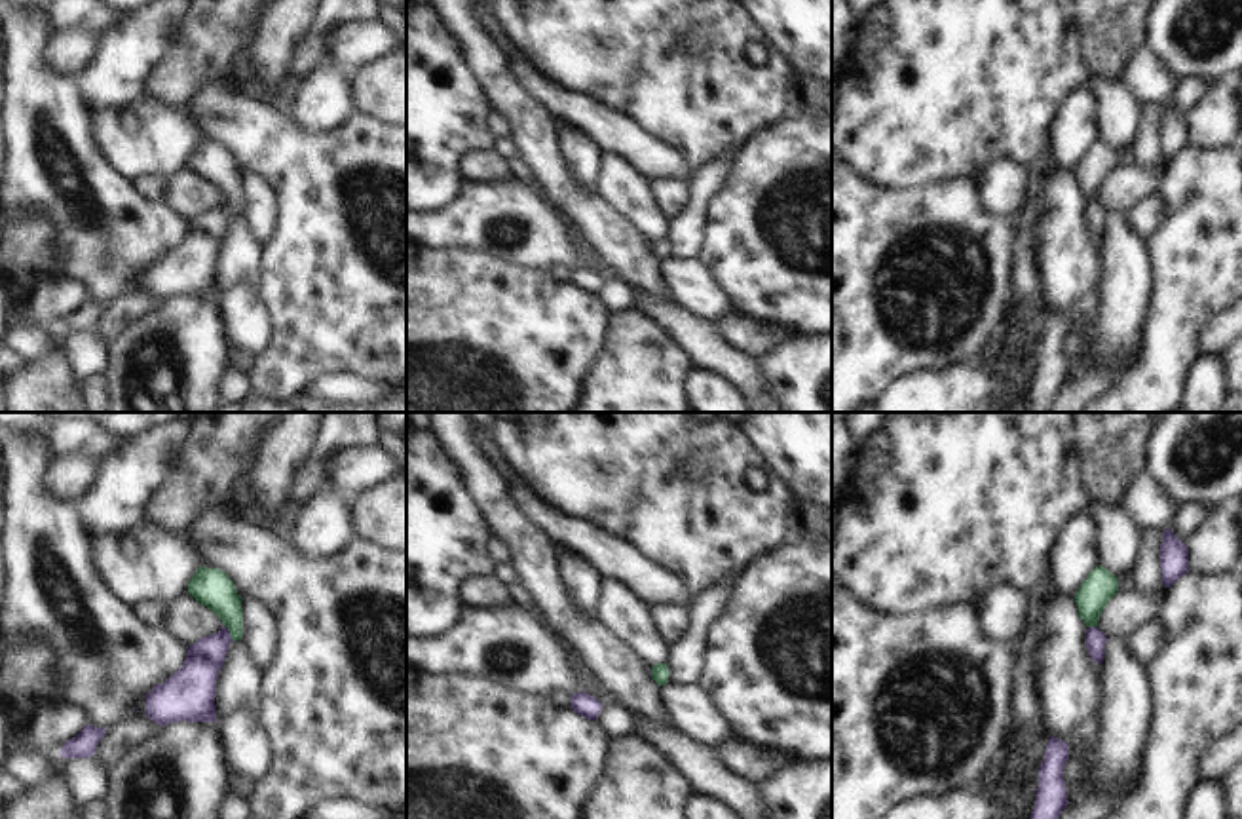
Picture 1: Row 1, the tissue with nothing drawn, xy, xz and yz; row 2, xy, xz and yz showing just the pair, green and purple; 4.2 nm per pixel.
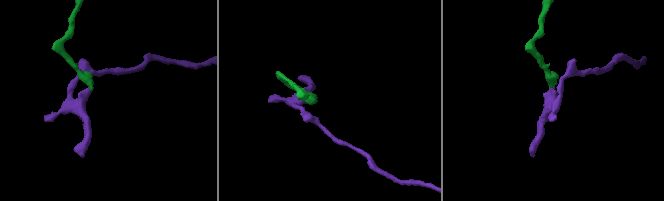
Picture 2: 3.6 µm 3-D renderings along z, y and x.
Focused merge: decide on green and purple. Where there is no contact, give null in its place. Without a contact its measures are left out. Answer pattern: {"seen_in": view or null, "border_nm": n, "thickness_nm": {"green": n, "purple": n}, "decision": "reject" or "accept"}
{"seen_in": "xy", "border_nm": 90, "thickness_nm": {"green": 160, "purple": 180}, "decision": "accept"}

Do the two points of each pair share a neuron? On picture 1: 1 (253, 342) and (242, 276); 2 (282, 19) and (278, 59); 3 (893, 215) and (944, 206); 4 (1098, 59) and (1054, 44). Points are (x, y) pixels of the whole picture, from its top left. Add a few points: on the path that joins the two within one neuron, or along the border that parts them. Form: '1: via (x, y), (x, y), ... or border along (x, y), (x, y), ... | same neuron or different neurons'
1: via (247, 325), (242, 310), (242, 293) | same neuron
2: via (282, 29), (278, 50) | same neuron
3: via (906, 215), (931, 215) | same neuron
4: border along (1077, 19), (1083, 63), (1091, 78) | different neurons

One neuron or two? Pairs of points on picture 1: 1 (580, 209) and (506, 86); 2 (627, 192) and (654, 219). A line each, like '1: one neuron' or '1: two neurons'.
1: one neuron
2: one neuron

